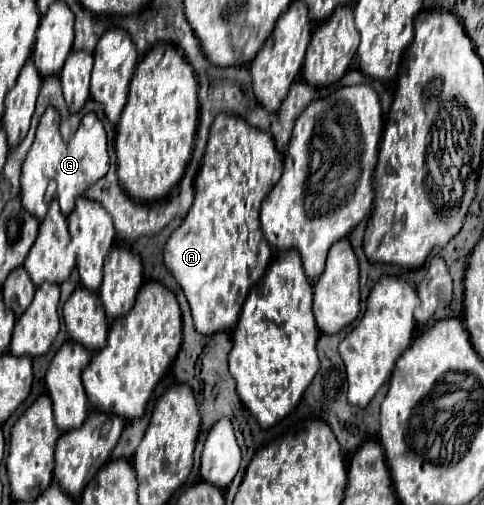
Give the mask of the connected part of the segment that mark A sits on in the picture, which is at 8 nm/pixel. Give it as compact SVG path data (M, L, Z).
M219 113L211 125L203 163L195 177L195 201L183 223L171 233L165 245L165 265L181 285L199 333L231 331L239 319L249 289L263 277L273 253L259 225L259 207L283 173L283 155L277 151L271 135L257 131L245 119L231 113Z

